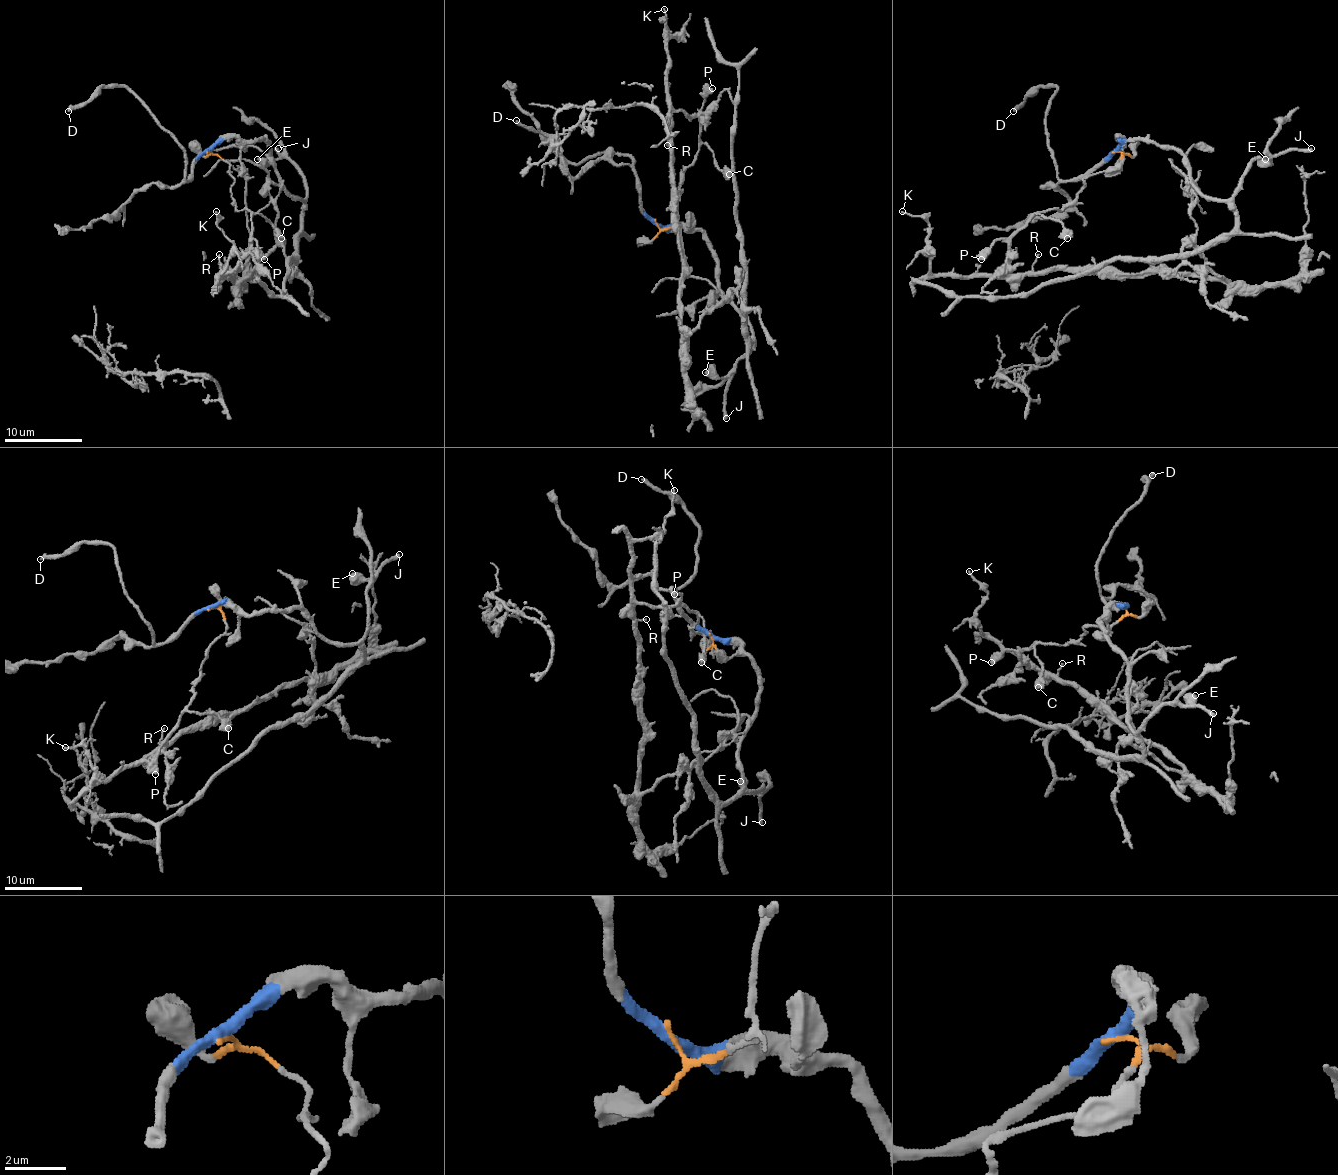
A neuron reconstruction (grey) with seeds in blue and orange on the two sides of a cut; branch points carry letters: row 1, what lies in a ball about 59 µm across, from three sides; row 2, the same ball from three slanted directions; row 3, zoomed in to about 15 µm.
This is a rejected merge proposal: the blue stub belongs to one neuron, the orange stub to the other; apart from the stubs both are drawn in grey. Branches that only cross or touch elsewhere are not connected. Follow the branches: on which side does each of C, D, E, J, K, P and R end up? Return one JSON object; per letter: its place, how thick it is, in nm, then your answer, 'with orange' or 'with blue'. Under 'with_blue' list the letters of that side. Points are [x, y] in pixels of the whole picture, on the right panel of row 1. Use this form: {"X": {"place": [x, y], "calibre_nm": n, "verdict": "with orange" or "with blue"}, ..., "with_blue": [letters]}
{"C": {"place": [1067, 238], "calibre_nm": 700, "verdict": "with orange"}, "D": {"place": [1013, 111], "calibre_nm": 280, "verdict": "with blue"}, "E": {"place": [1265, 159], "calibre_nm": 650, "verdict": "with blue"}, "J": {"place": [1311, 148], "calibre_nm": 380, "verdict": "with blue"}, "K": {"place": [902, 211], "calibre_nm": 150, "verdict": "with orange"}, "P": {"place": [981, 259], "calibre_nm": 550, "verdict": "with orange"}, "R": {"place": [1038, 254], "calibre_nm": 130, "verdict": "with orange"}, "with_blue": ["D", "E", "J"]}

